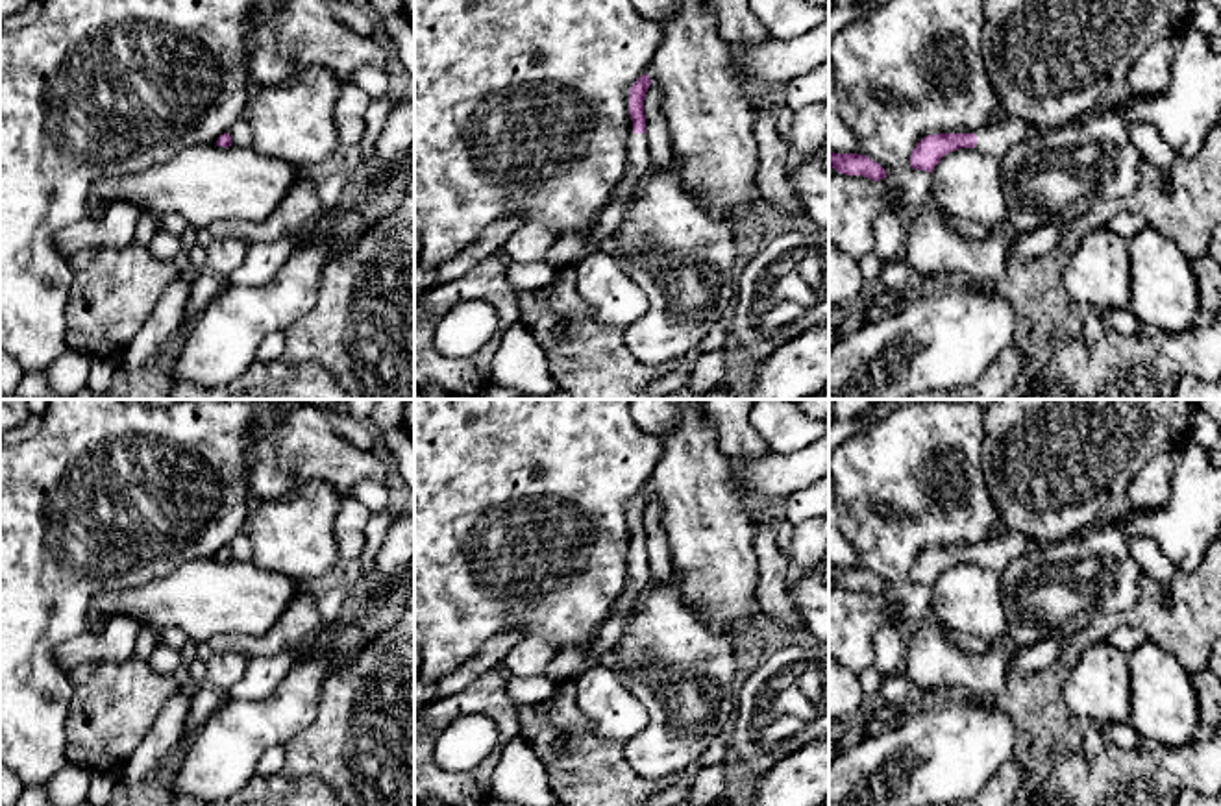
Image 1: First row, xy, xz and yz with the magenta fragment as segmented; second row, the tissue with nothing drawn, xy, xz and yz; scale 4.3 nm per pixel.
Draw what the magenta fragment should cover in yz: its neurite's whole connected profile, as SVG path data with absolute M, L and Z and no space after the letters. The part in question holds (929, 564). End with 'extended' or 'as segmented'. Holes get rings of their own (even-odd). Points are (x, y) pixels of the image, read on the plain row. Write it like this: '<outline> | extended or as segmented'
M995 531L977 547L927 549L912 564L910 580L931 588L944 569L960 562L975 562L1003 573L1012 558L1025 555L1038 543L1021 532Z | extended

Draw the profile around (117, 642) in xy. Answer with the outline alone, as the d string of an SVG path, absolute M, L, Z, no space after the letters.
M115 617L104 632L81 632L63 641L57 651L57 662L67 669L81 664L120 664L135 656L135 640L139 625L128 617Z

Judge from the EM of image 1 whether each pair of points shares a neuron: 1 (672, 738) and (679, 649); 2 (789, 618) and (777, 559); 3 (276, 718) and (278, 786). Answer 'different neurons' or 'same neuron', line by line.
1: same neuron
2: same neuron
3: different neurons

